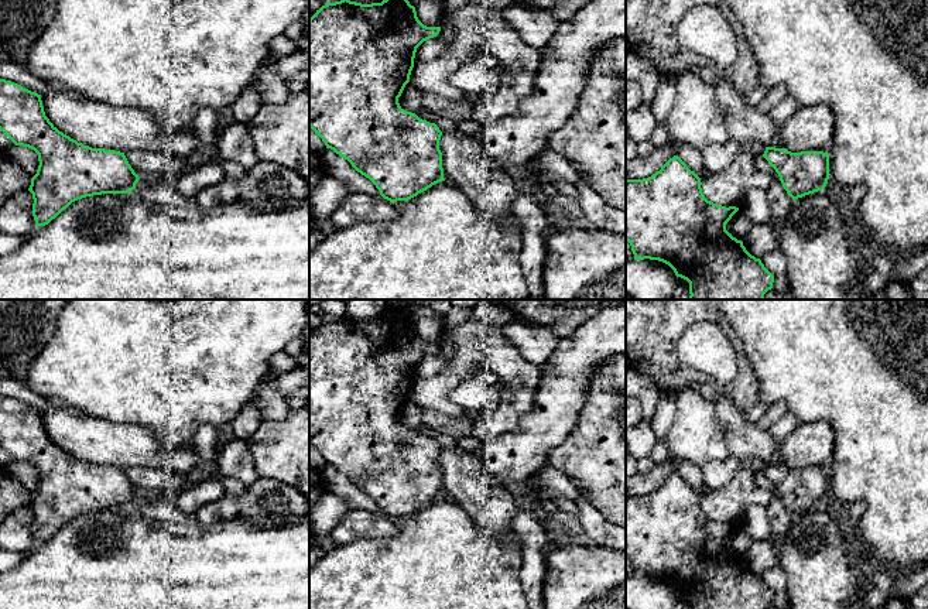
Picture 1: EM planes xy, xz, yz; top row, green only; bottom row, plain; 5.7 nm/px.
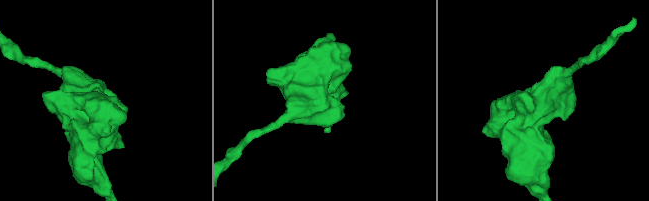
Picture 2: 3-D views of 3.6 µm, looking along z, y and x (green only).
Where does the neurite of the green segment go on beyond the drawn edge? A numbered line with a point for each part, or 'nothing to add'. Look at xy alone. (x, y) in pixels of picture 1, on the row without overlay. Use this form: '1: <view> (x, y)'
nothing to add

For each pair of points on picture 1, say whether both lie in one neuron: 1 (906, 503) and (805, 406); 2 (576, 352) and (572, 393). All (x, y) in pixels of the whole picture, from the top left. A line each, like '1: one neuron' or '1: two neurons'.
1: one neuron
2: one neuron

